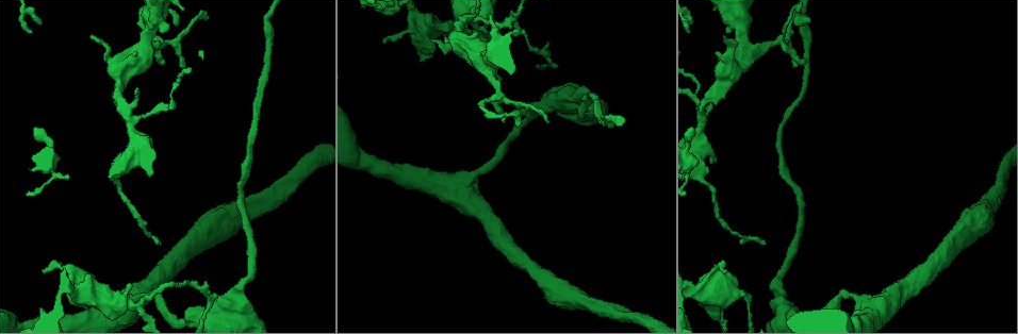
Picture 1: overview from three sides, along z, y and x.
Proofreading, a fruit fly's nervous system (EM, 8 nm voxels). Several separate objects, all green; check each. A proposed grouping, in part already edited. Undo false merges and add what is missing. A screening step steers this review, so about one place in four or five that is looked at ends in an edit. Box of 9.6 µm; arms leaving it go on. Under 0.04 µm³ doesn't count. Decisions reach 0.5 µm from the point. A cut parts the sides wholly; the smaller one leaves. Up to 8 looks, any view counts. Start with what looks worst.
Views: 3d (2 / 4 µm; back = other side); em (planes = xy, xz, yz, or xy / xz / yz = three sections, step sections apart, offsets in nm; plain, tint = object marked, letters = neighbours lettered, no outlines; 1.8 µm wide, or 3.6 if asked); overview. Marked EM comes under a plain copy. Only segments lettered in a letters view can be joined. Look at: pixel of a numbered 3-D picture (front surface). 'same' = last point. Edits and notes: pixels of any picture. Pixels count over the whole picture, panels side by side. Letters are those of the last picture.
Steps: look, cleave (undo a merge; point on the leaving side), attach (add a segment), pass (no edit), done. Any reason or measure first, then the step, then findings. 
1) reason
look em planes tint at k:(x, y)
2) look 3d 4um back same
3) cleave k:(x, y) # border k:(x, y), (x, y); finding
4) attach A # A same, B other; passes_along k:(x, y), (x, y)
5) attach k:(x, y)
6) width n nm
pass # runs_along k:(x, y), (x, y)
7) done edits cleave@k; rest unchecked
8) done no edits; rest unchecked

an open end
look 3d 4um back at 1:(375, 11)

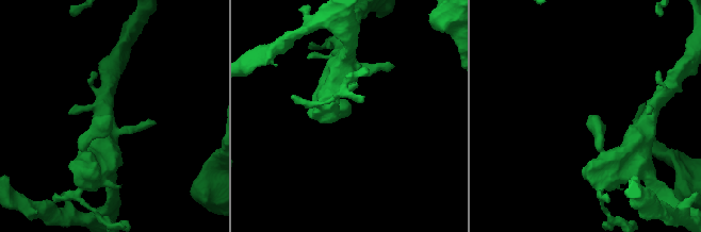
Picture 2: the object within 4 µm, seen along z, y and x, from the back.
shape alone is not enough
look em planes letters at 2:(588, 120)

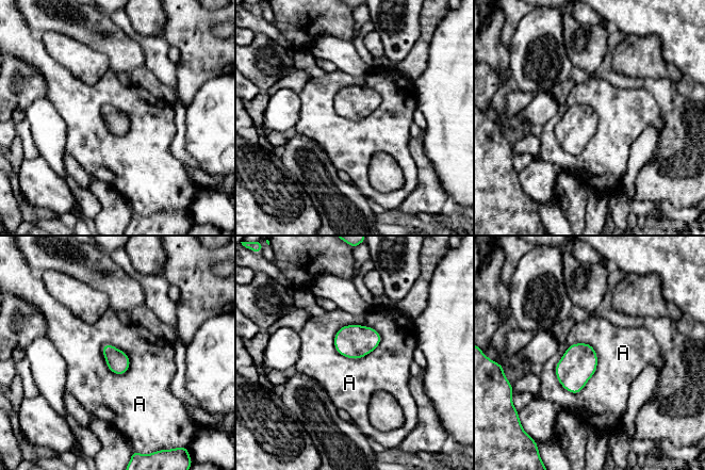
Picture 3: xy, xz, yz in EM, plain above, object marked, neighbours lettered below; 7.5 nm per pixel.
longest_contact A 420 nm
pass # A other; border 3:(587, 342), (596, 370), (573, 394); no lettered segment goes on from it

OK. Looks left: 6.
free end
look em xy step 16 letters at 1:(501, 81)

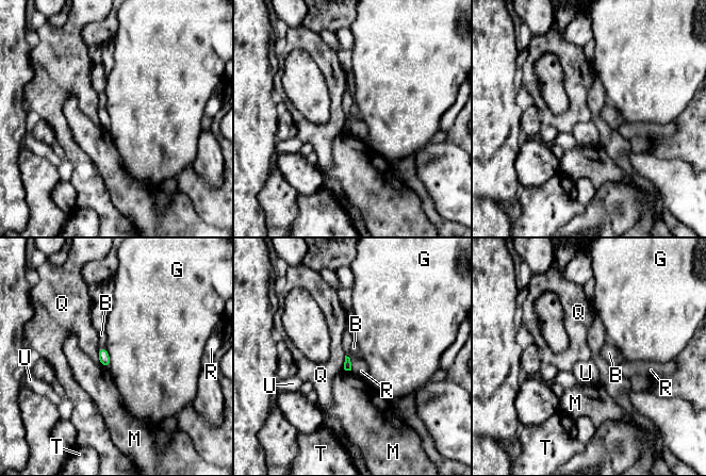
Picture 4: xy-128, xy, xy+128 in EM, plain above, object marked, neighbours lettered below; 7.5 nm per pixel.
pass # B other, G other, M other, Q other, R other, T other, U other; border 4:(346, 355), (349, 358), (351, 370); none of them fits

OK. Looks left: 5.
an open end
look em planes letters at 1:(518, 125)

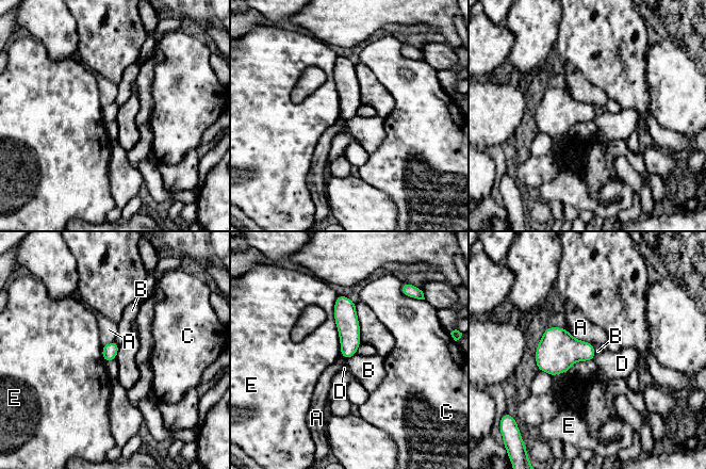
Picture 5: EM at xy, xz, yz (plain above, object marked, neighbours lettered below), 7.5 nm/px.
pass # A other, B other, C other, D other, E other; no lettered segment goes on from it

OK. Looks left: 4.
done no edits; rest unchecked

